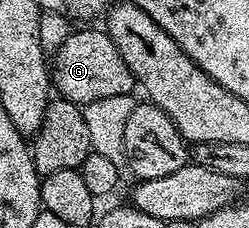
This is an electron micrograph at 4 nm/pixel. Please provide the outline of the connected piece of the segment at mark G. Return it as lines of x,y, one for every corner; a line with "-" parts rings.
74,30
52,52
51,87
60,98
84,105
107,97
128,95
134,90
135,80
127,61
119,57
119,49
115,49
111,37
104,30

